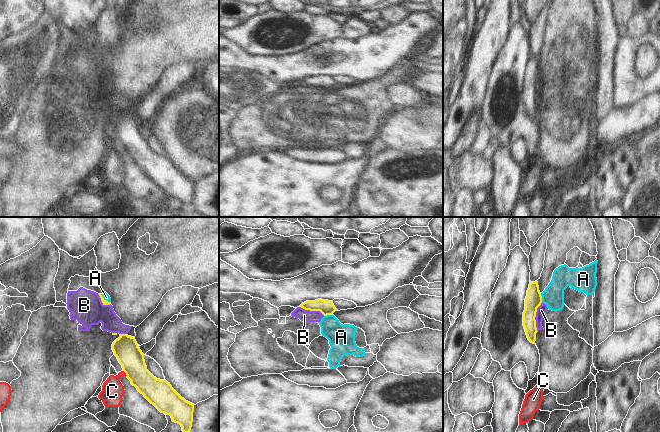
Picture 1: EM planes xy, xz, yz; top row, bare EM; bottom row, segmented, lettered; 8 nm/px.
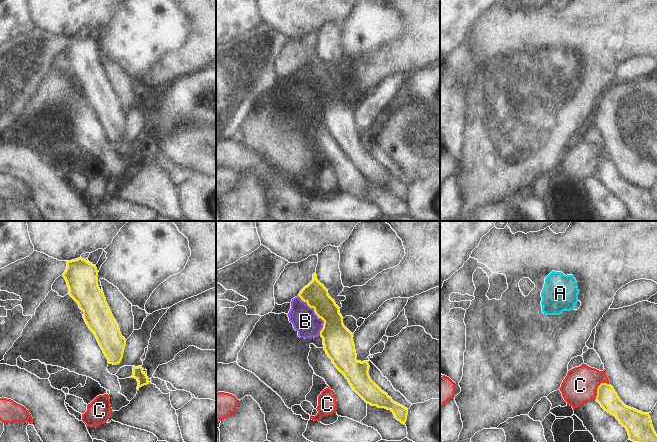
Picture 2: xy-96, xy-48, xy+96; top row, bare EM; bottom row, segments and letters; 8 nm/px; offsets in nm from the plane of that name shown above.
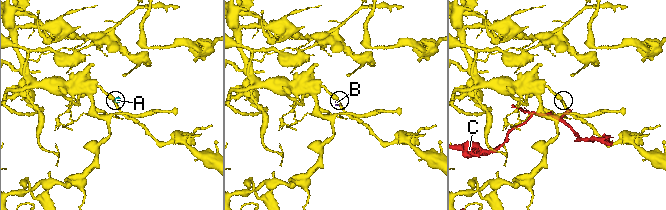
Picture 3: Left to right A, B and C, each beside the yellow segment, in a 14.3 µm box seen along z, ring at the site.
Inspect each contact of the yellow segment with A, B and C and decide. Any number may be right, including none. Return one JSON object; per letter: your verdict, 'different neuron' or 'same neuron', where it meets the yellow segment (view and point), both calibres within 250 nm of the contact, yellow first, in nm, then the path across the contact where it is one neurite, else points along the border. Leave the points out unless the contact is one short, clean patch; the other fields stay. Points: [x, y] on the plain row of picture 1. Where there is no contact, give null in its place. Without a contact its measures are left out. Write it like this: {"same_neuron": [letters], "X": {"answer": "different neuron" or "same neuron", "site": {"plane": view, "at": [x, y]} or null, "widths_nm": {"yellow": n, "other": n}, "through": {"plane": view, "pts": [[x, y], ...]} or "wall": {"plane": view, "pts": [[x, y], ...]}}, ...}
{"same_neuron": [], "A": {"answer": "different neuron", "site": {"plane": "yz", "at": [541, 73]}, "widths_nm": {"yellow": 140, "other": 180}, "wall": {"plane": "yz", "pts": [[540, 69], [542, 77]]}}, "B": {"answer": "different neuron", "site": {"plane": "yz", "at": [535, 92]}, "widths_nm": {"yellow": 140, "other": 80}}, "C": {"answer": "different neuron", "site": {"plane": "xy", "at": [125, 148]}, "widths_nm": {"yellow": 200, "other": 180}, "wall": {"plane": "xy", "pts": [[123, 146], [127, 151]]}}}

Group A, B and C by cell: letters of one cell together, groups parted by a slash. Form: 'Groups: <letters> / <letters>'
Groups: A B / C.

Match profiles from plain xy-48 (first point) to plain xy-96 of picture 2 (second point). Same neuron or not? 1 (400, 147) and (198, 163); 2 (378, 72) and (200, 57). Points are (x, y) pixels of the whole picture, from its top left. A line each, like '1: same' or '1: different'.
1: same
2: same

